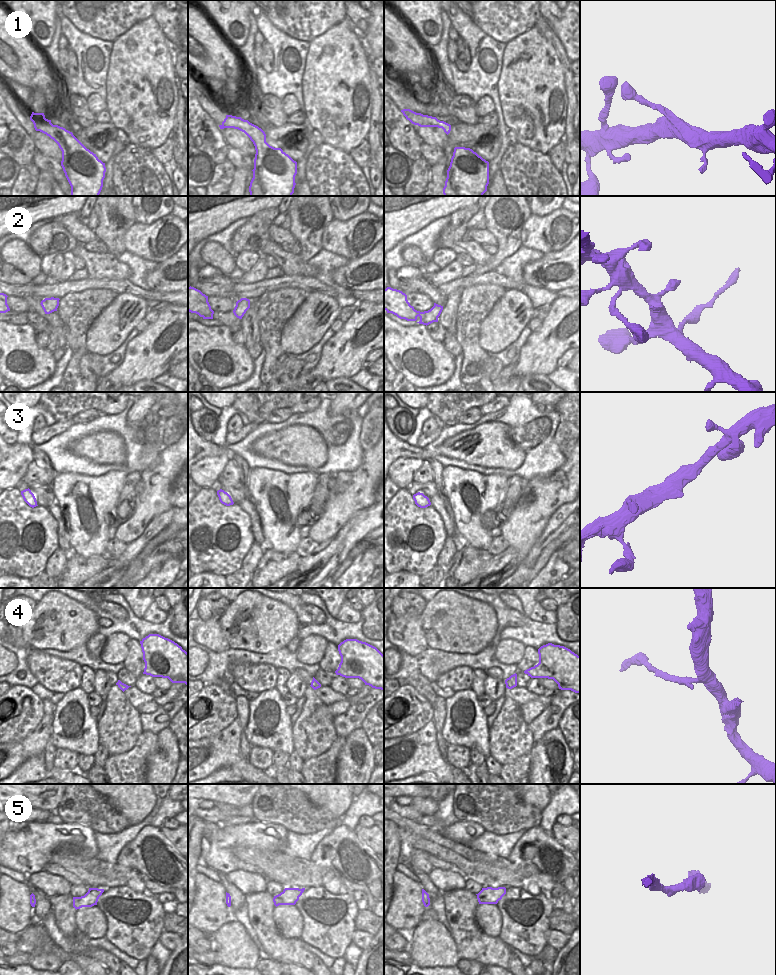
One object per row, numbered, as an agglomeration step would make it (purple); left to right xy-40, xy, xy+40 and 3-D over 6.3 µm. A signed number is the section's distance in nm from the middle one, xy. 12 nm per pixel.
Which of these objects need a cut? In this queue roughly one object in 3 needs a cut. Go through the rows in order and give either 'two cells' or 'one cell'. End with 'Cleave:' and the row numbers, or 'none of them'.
1: one cell
2: one cell
3: one cell
4: two cells
5: one cell
Cleave: 4

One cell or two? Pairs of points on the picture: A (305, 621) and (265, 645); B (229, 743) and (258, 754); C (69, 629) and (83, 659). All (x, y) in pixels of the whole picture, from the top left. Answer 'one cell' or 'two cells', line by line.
A: two cells
B: two cells
C: two cells

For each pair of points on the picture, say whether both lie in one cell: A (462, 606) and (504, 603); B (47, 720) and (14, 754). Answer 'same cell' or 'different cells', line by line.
A: different cells
B: same cell

